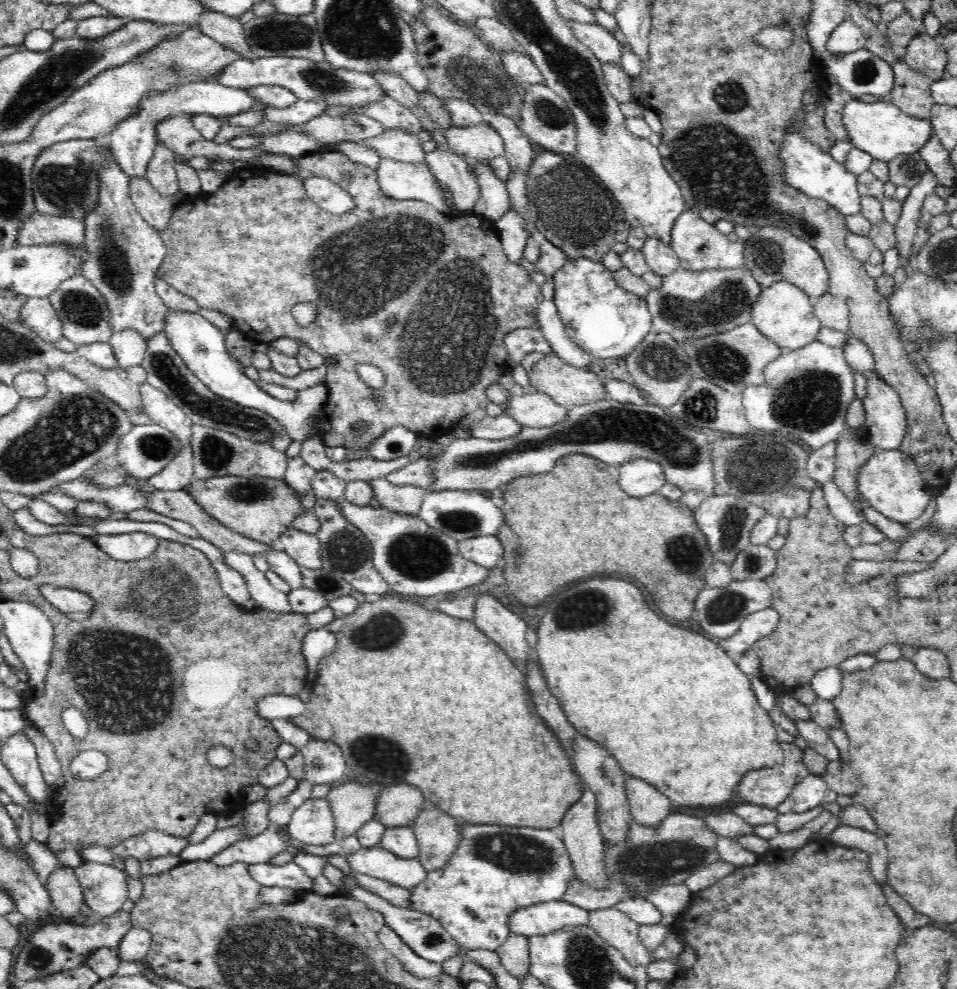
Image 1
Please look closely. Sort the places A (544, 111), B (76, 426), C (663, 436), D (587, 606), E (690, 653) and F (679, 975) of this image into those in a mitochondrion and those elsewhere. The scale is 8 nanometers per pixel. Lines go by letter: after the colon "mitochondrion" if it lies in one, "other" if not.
A: mitochondrion
B: mitochondrion
C: mitochondrion
D: mitochondrion
E: other
F: other

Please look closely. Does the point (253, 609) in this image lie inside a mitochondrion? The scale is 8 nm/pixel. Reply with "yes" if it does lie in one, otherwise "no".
no

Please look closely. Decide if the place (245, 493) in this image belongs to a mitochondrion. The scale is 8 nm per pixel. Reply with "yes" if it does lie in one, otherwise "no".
yes

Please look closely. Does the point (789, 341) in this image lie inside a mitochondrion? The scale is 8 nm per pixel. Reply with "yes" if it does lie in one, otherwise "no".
no

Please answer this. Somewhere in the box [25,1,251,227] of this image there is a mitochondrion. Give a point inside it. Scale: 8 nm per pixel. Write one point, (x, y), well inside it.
(67, 187)

